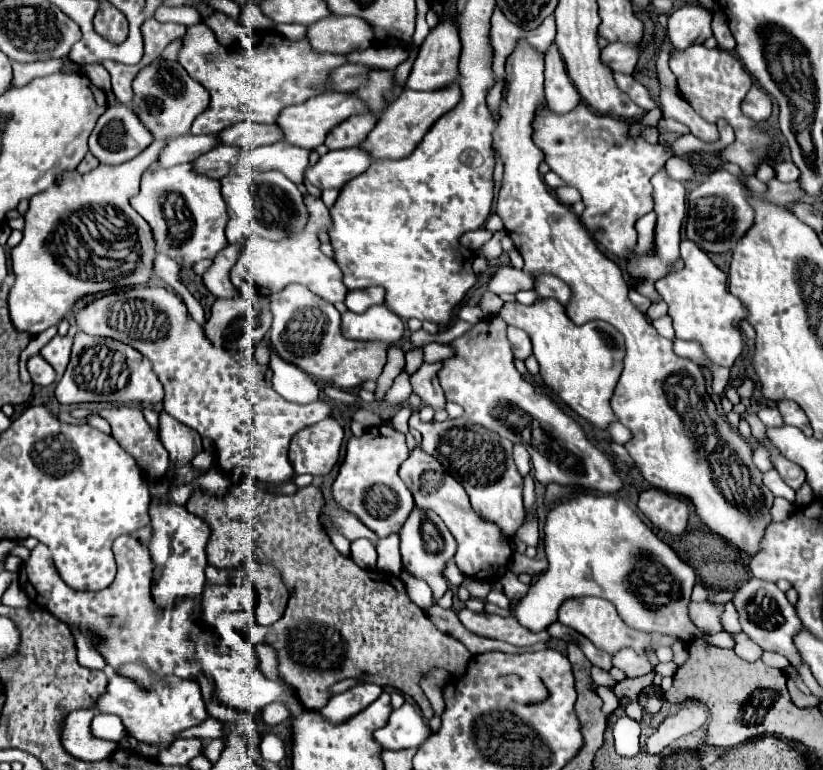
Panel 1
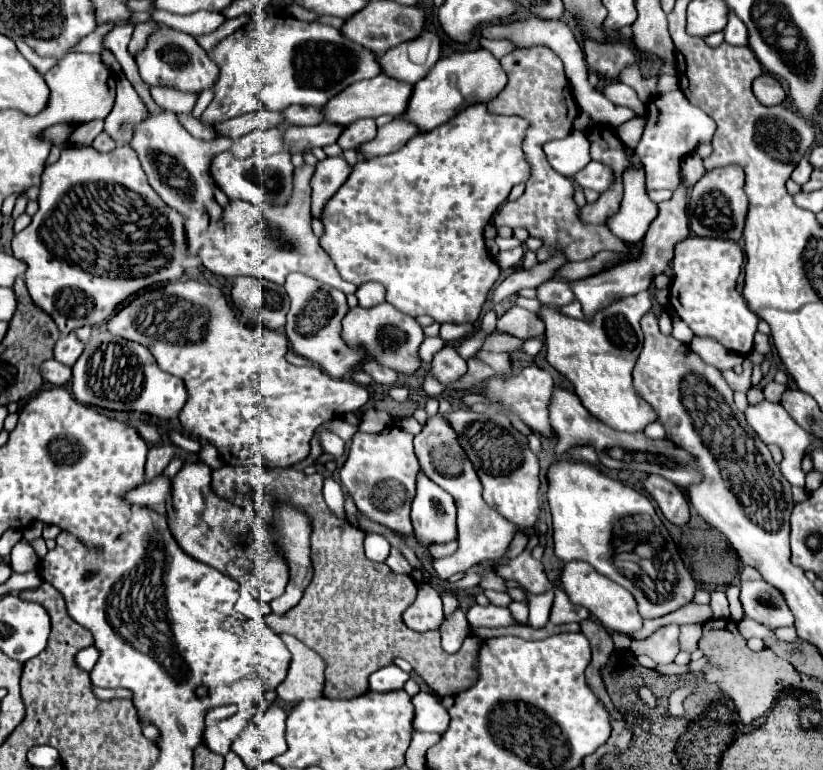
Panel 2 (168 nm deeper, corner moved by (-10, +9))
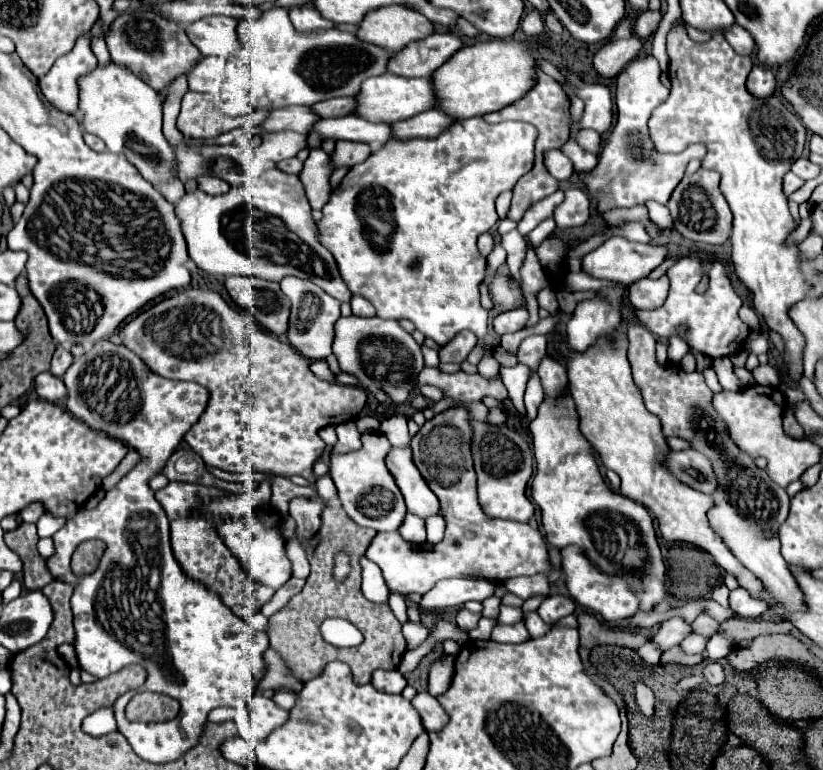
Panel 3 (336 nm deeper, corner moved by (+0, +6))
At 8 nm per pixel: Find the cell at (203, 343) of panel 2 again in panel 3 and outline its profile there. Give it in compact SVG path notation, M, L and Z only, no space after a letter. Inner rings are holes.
M195 287L181 289L173 297L143 309L131 321L125 323L123 345L137 353L151 371L167 379L195 381L209 391L209 401L199 421L187 431L185 441L203 457L207 465L219 467L231 473L275 473L281 477L301 475L315 485L313 463L323 455L325 445L317 431L325 425L337 425L358 418L364 408L367 395L359 387L341 383L329 383L317 379L309 371L309 361L299 357L285 341L267 333L255 323L253 317L233 311L219 293L203 291Z

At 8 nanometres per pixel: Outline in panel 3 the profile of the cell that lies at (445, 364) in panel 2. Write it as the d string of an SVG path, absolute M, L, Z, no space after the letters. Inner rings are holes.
M457 333L457 337L453 337L447 345L443 345L439 349L439 359L441 363L461 363L465 361L467 353L475 347L477 343L477 337L473 333Z

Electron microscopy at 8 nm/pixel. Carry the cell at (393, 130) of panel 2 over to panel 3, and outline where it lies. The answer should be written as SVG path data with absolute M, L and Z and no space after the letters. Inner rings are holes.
M429 109L405 121L397 121L391 125L391 139L415 139L415 137L435 137L447 125L451 125L451 117L443 117L443 113Z

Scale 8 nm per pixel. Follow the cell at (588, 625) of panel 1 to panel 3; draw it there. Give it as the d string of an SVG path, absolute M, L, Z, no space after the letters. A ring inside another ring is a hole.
M571 545L567 549L561 551L563 563L561 563L561 571L565 575L565 587L569 591L569 595L575 595L575 601L583 607L589 607L591 611L595 611L603 621L619 621L619 619L629 619L637 613L637 597L627 589L627 583L621 577L611 577L601 573L599 569L595 569L595 565L591 565L591 561L587 561L587 557L581 553L579 547Z

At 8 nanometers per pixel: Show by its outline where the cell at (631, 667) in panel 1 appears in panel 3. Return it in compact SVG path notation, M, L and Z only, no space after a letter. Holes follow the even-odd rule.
M671 617L671 619L661 623L659 631L651 637L651 641L659 647L661 653L665 653L667 649L679 645L689 633L691 633L691 625L689 623L685 623L681 617Z

